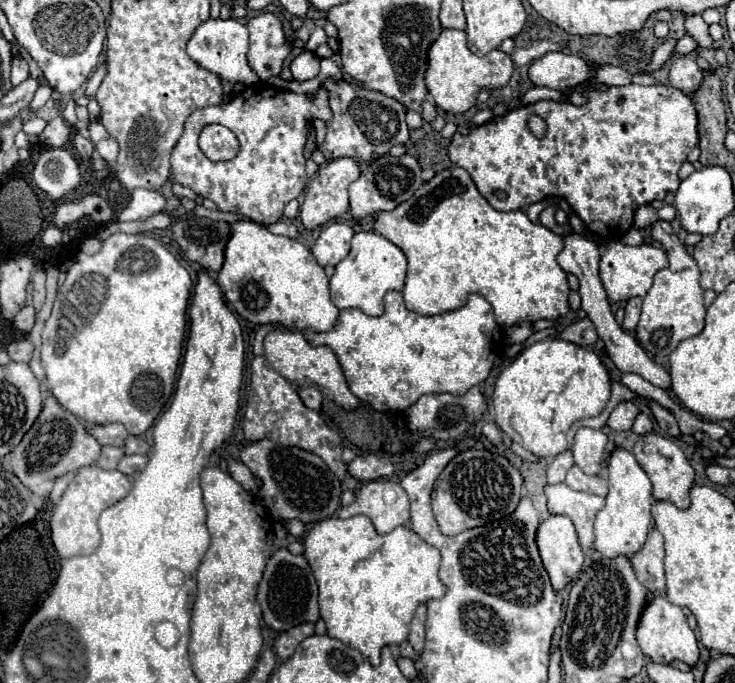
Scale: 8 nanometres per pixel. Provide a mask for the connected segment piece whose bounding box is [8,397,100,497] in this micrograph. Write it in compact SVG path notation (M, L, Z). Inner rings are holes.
M48 397L36 423L8 457L14 475L26 485L26 489L46 497L52 491L56 477L66 475L70 471L78 471L80 467L94 465L98 455L100 443L92 439L92 435L88 435L86 427L70 411L62 409L54 397Z

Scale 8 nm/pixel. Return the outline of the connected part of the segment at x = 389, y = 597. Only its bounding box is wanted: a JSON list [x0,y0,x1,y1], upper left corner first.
[304,515,446,667]

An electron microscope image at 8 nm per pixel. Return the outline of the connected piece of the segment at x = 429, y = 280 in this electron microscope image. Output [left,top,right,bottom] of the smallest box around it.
[374,167,570,327]

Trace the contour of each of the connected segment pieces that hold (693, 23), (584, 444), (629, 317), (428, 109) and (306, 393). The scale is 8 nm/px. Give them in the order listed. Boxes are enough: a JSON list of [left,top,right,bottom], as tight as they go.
[[686,15,714,49],[574,427,608,475],[622,297,642,333],[421,94,437,123],[298,387,322,409]]

